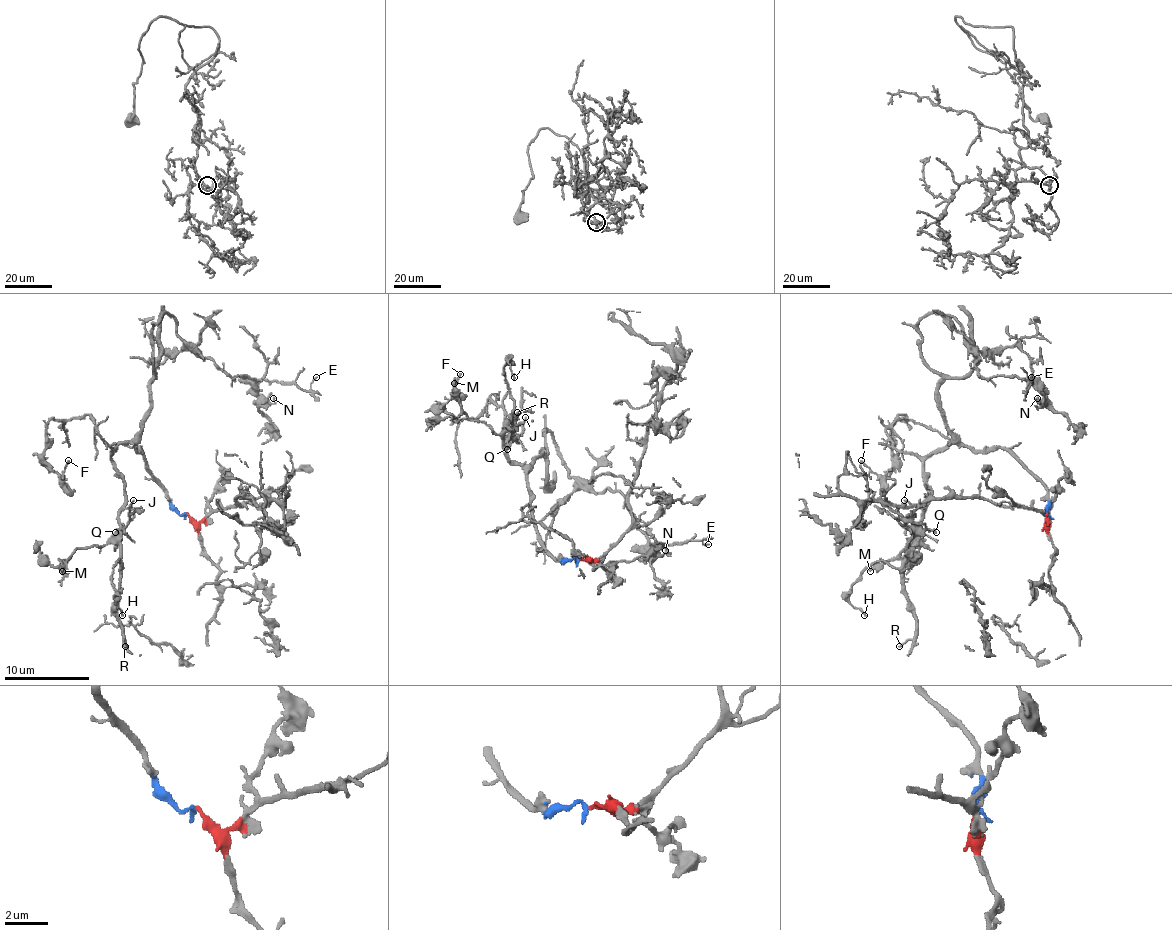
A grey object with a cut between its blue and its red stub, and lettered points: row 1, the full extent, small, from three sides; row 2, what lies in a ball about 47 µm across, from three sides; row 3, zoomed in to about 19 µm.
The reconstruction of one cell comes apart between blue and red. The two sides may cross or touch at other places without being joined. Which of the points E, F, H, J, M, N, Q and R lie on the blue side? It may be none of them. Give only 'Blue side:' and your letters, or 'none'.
Blue side: E, F, H, J, M, N, Q, R

